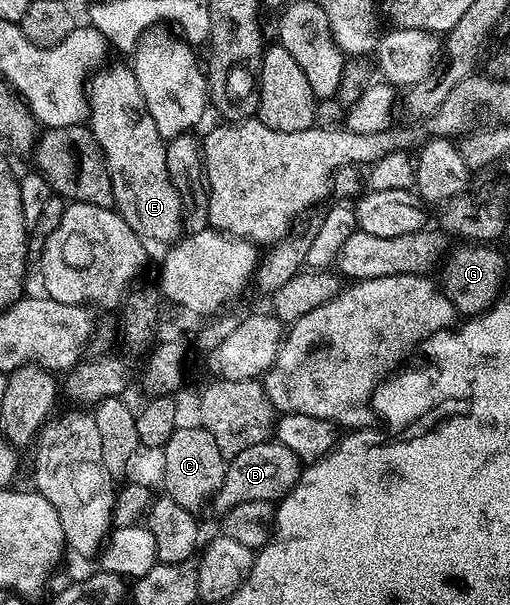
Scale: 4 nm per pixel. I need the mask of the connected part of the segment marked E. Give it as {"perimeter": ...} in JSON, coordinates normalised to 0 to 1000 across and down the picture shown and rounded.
{"perimeter":[[[194,112],[173,134],[173,205],[188,236],[196,236],[204,250],[212,289],[220,296],[224,345],[280,398],[339,402],[361,385],[359,349],[355,326],[331,296],[324,269],[327,235],[314,217],[306,217],[306,197],[290,190],[261,112],[208,112]]]}

